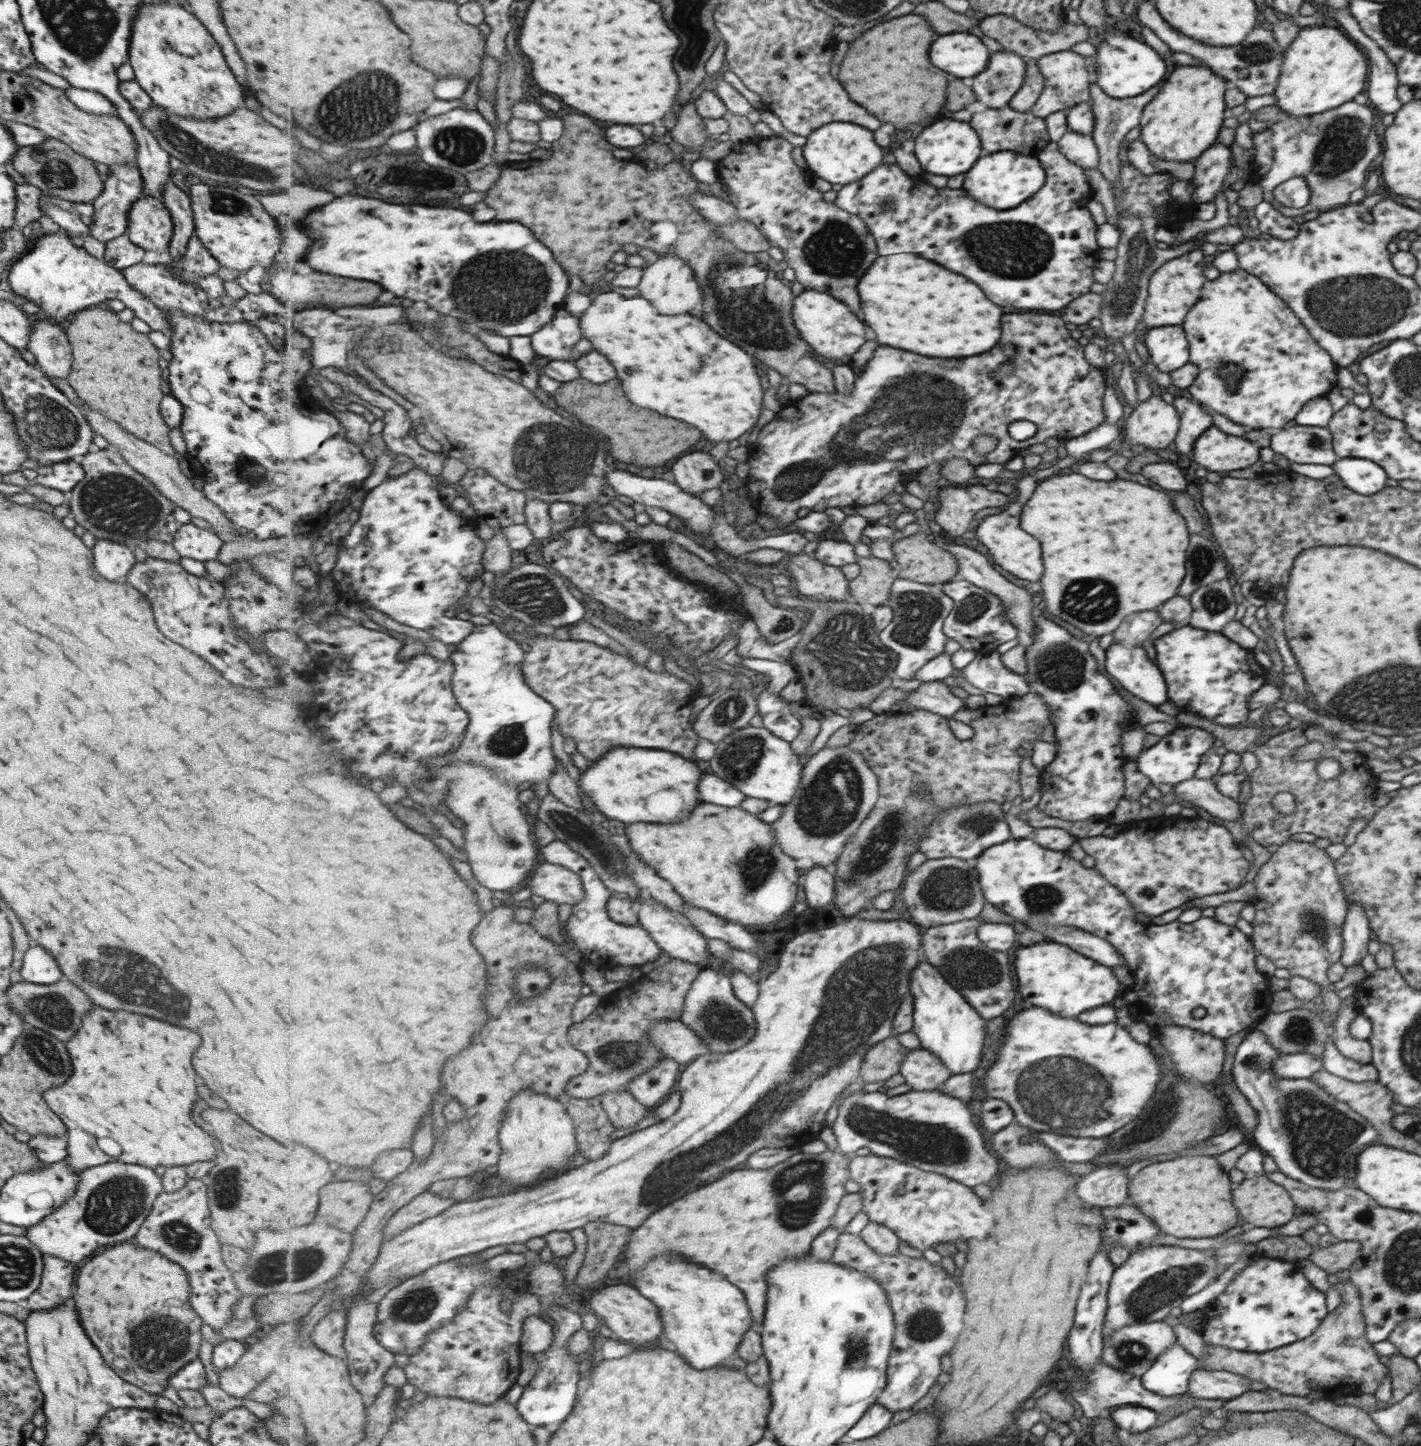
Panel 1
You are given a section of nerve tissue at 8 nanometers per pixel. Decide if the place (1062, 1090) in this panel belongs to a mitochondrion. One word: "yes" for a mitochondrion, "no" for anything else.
yes

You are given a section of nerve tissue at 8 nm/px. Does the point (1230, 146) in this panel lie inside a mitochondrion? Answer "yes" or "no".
no

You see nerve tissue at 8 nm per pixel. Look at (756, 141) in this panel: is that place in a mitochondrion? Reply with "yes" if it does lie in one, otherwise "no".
no

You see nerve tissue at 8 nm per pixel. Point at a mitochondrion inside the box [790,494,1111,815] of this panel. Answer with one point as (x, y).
(844, 649)

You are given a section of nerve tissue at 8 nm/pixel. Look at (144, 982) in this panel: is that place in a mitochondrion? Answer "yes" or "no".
yes

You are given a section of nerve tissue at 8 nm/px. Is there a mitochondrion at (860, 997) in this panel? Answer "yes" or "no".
yes

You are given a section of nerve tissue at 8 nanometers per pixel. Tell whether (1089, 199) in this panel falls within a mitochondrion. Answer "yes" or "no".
no

